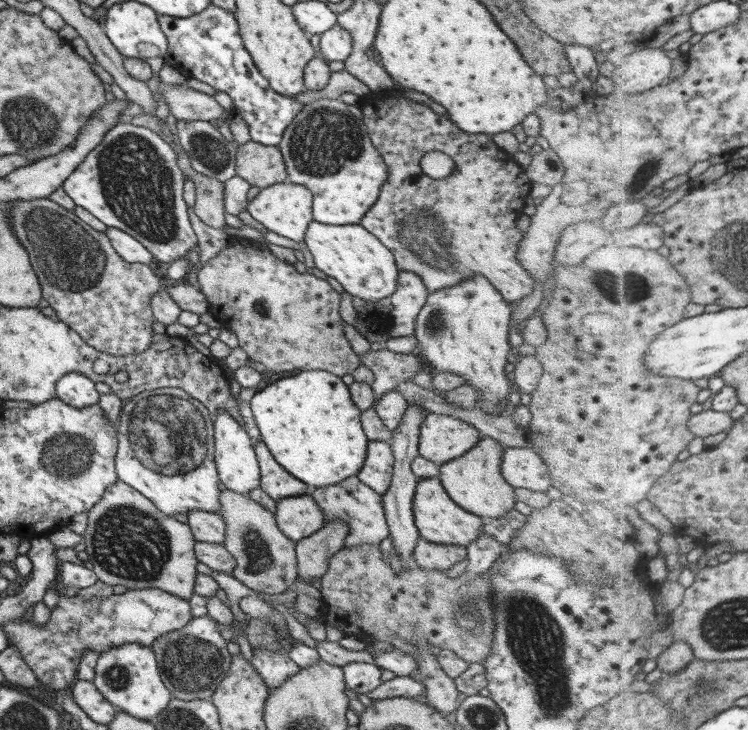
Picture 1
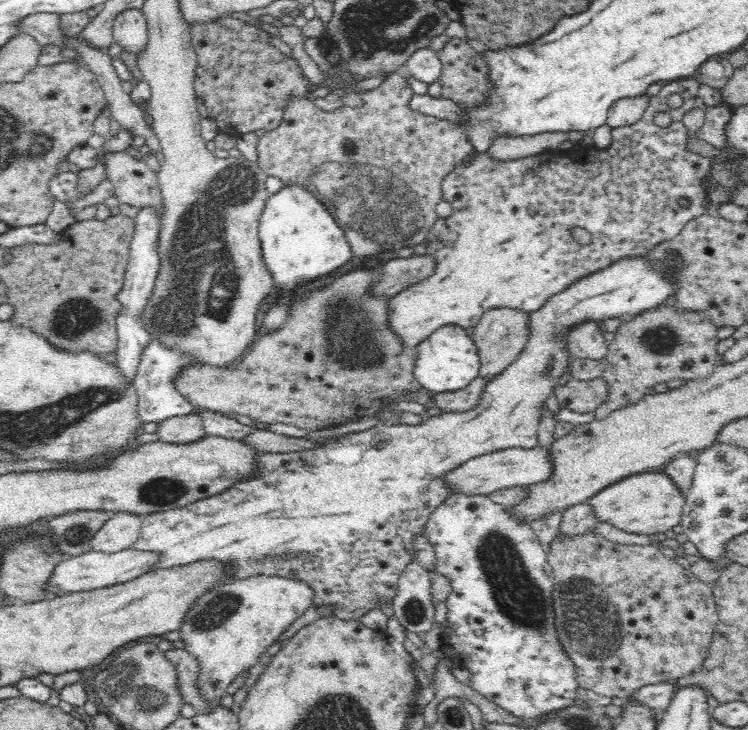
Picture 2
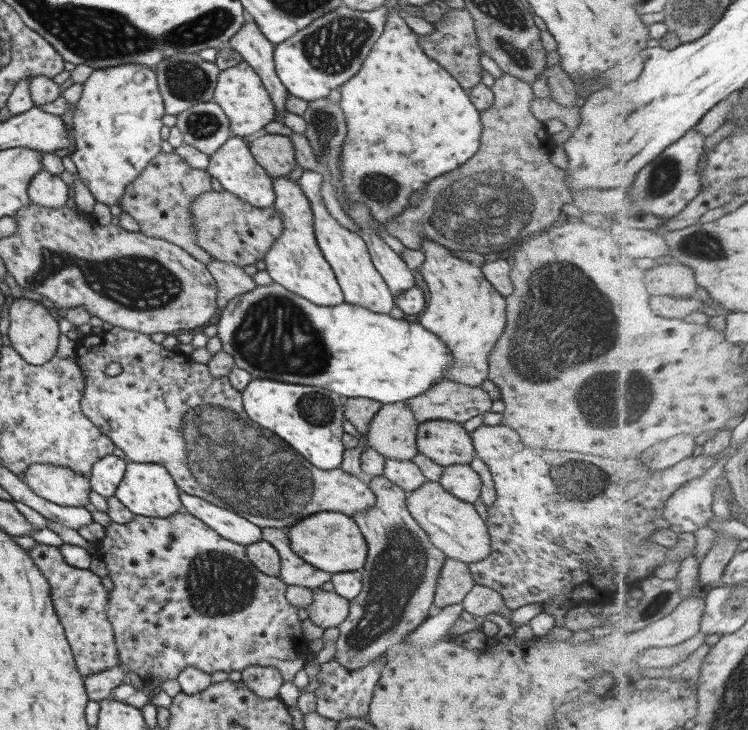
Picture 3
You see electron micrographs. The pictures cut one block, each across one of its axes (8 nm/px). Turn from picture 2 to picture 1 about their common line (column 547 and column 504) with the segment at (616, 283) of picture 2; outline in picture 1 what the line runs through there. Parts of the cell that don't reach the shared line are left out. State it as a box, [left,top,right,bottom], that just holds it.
[413,276,514,416]

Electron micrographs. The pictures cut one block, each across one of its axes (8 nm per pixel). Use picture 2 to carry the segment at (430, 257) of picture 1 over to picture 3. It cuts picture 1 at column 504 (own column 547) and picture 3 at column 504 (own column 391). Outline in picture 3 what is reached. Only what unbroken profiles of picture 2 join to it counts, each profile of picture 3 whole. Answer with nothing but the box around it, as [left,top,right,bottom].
[415,240,505,388]

